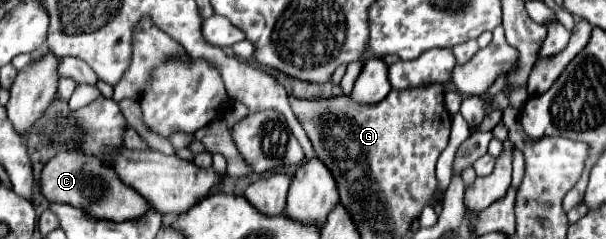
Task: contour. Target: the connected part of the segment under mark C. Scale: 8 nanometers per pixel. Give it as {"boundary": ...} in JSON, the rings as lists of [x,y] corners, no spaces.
{"boundary":[[[59,151],[41,171],[41,193],[49,203],[67,203],[79,207],[93,217],[109,219],[109,221],[129,221],[141,217],[145,209],[151,209],[143,197],[133,193],[135,189],[123,185],[117,179],[117,173],[111,167],[105,167],[99,157],[83,155],[83,153],[63,153]]]}

